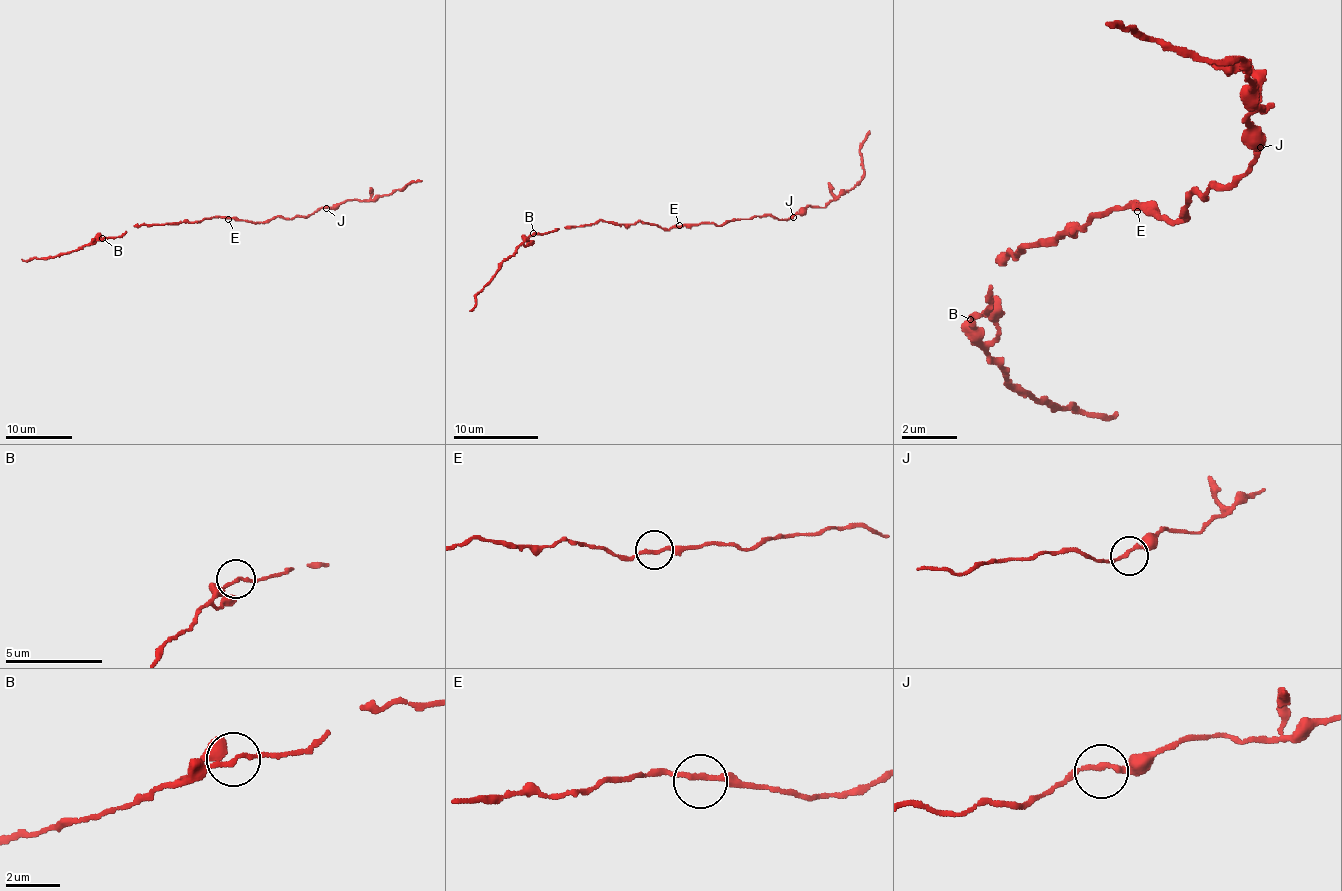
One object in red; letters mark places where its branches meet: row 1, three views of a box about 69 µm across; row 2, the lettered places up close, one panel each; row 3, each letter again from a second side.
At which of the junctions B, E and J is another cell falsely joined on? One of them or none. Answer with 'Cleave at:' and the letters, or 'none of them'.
Cleave at: none of them

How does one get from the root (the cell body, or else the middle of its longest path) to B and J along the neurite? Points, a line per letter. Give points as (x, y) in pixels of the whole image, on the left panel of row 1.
B: (227, 217), (142, 224), (116, 237), (102, 239)
J: (227, 217), (264, 223), (279, 216), (292, 219), (309, 216), (326, 208)

